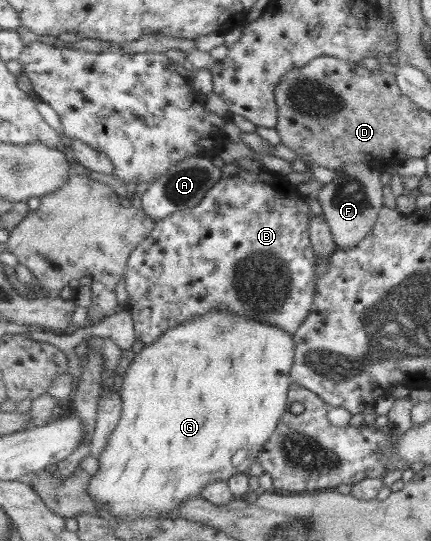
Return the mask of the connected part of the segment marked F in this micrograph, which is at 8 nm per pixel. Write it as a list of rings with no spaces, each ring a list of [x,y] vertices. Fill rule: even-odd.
[[[357,159],[334,169],[334,178],[315,194],[334,246],[353,247],[374,227],[379,208],[383,206],[379,177],[380,173],[369,168],[365,160]]]

